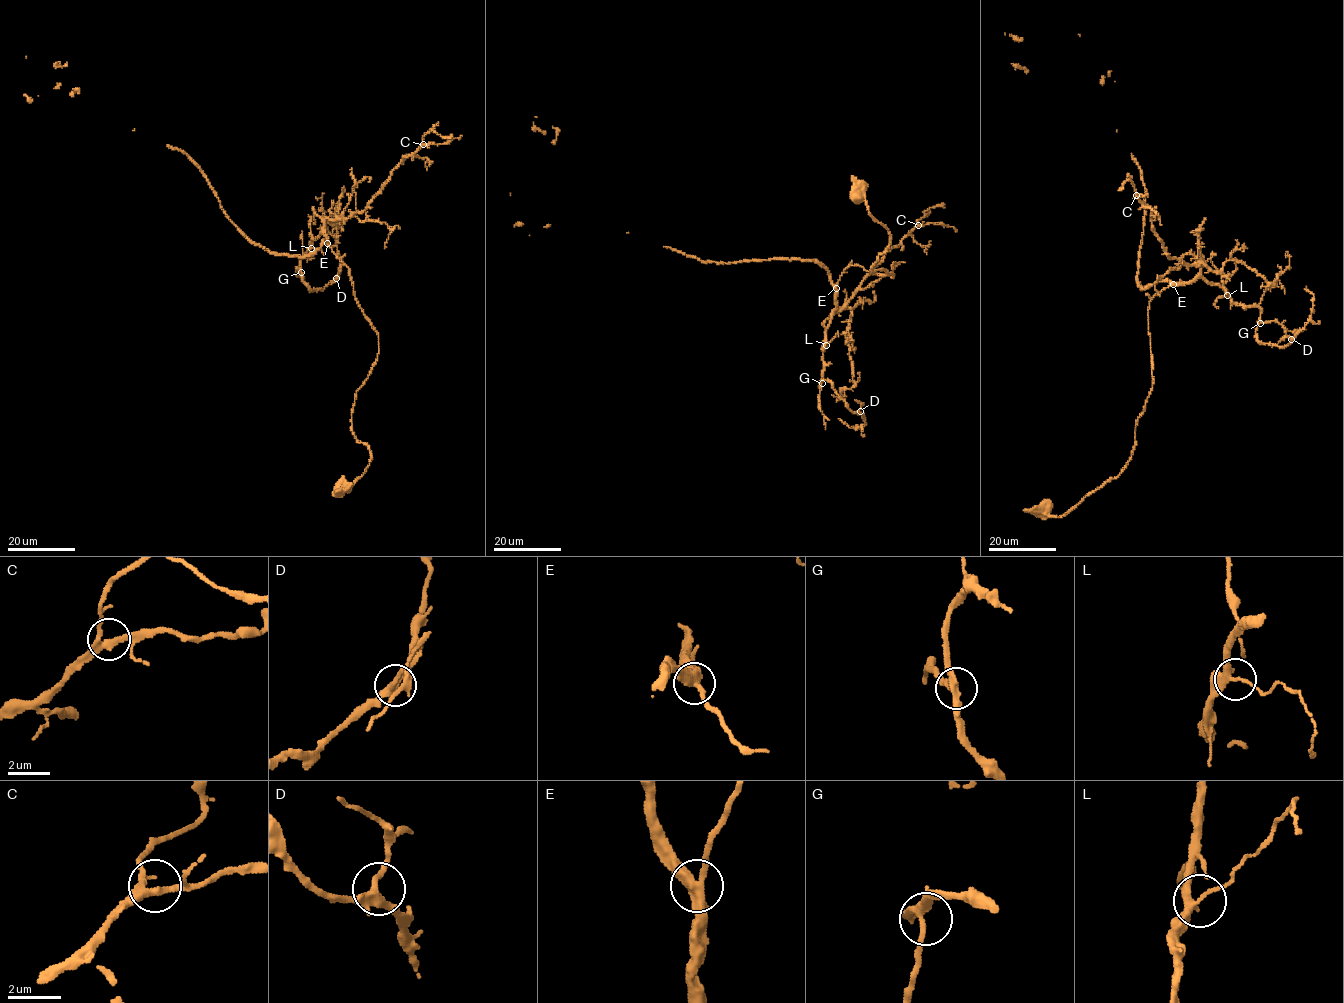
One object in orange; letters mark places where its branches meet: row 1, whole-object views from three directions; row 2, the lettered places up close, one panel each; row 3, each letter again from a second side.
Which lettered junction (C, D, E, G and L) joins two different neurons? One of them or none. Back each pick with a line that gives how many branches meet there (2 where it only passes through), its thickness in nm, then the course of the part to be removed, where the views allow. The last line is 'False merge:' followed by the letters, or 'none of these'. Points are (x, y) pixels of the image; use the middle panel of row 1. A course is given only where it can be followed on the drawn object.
False merge: none of these

